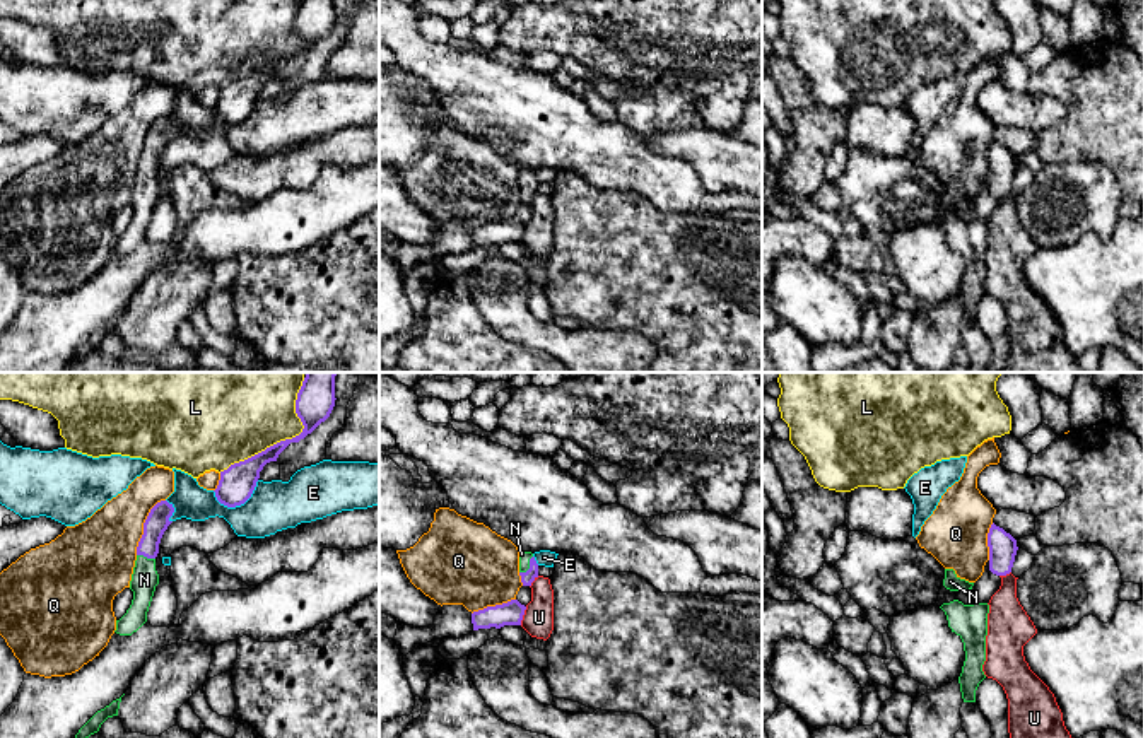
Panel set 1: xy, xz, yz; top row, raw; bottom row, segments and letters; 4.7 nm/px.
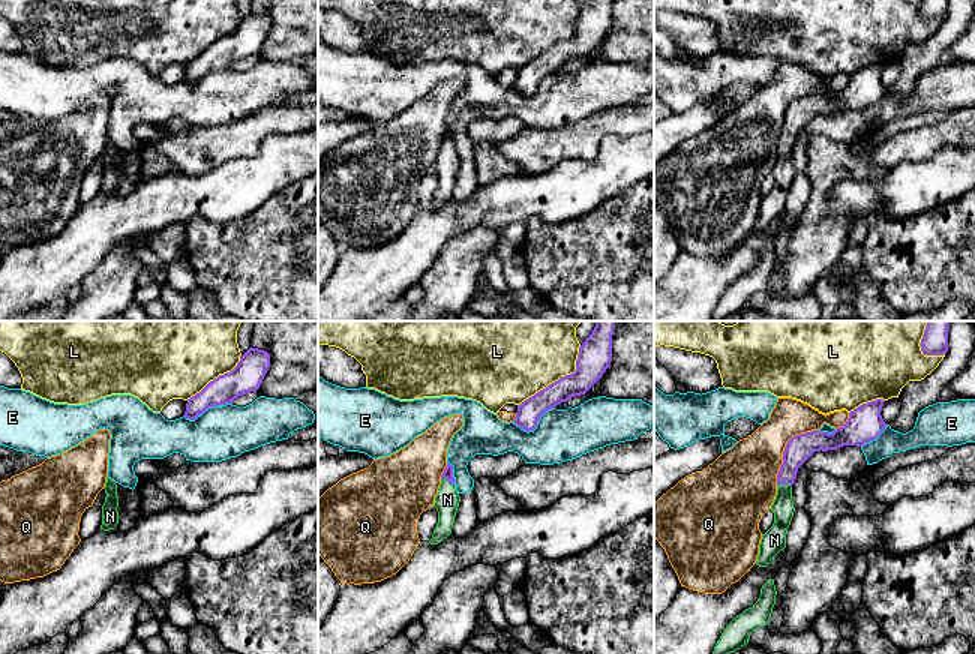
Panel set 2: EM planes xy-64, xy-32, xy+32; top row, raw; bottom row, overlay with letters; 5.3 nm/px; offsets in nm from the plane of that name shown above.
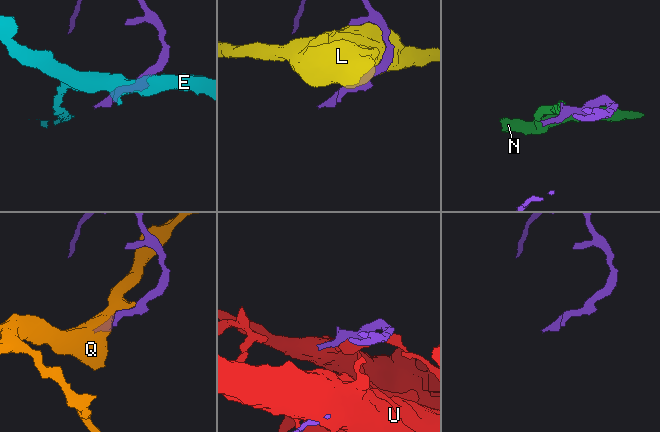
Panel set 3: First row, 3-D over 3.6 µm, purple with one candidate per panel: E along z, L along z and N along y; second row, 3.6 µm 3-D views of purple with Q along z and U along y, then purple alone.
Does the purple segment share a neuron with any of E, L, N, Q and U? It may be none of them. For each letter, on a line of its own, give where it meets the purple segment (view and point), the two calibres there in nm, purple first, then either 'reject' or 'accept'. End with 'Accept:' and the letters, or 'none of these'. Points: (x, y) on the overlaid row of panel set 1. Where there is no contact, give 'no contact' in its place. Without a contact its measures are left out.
E: xy (236, 504) | 170/240 nm | reject
L: xy (286, 439) | 180/460 nm | reject
N: xz (530, 566) | 60/50 nm | accept
Q: xy (144, 525) | 110/340 nm | reject
U: xz (523, 614) | 110/140 nm | reject
Accept: N

